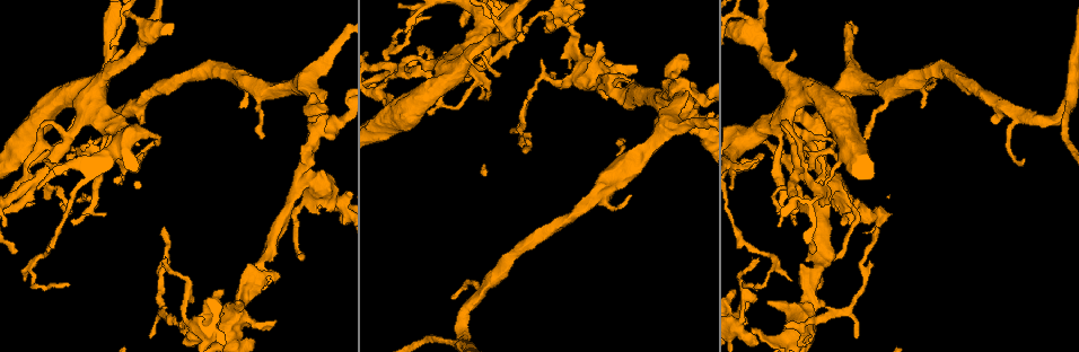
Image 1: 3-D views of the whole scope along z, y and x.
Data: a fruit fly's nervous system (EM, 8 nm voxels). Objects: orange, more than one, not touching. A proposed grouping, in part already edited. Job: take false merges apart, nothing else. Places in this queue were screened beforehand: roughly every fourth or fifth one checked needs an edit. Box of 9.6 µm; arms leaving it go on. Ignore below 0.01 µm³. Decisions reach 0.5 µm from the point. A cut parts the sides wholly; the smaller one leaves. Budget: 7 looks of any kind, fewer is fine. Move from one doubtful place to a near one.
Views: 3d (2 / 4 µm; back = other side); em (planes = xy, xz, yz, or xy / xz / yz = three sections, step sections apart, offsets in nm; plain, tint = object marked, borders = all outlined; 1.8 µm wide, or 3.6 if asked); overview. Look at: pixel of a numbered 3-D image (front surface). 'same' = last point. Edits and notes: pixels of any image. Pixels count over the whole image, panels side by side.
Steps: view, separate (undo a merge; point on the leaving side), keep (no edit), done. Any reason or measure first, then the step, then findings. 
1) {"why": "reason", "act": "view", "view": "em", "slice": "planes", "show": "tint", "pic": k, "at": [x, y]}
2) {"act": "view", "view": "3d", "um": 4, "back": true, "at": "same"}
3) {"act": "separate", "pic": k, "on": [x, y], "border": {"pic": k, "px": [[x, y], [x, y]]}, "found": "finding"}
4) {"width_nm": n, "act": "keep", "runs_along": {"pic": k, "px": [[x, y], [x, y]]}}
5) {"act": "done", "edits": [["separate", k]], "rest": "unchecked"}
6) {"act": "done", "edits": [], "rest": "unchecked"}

{"why": "narrows sharply", "act": "view", "view": "em", "slice": "xz", "step": 8, "show": "tint", "pic": 1, "at": [583, 65]}

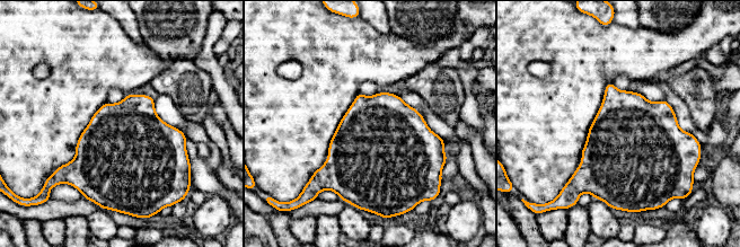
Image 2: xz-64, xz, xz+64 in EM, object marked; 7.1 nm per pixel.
{"act": "keep", "found": "one cell here"}

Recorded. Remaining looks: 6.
{"why": "two arms in line, one across", "act": "view", "view": "em", "slice": "planes", "show": "tint", "pic": 1, "at": [619, 93]}

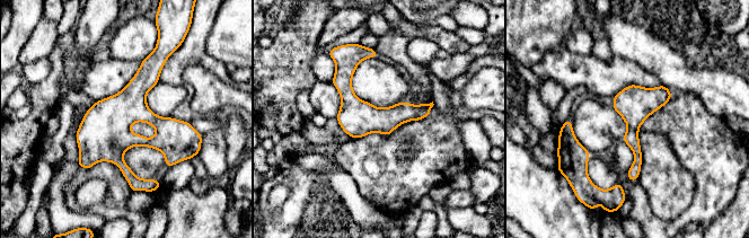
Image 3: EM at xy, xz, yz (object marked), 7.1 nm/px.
{"act": "keep", "found": "continuous, no second cell"}

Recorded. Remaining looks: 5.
{"why": "four or more arms meet", "act": "view", "view": "3d", "um": 4, "pic": 1, "at": [34, 186]}

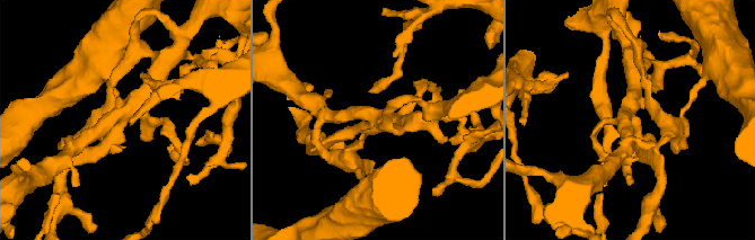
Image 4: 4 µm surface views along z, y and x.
{"act": "view", "view": "em", "slice": "yz", "step": 8, "show": "tint", "pic": 4, "at": [123, 115]}

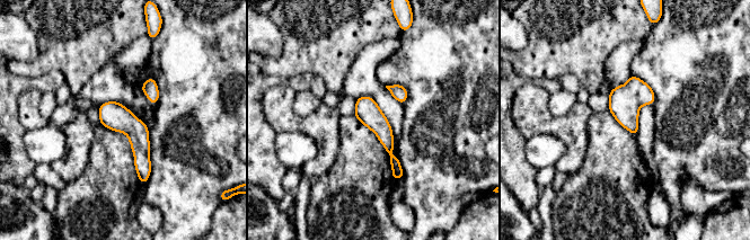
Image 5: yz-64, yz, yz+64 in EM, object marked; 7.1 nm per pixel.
{"act": "view", "view": "em", "slice": "planes", "show": "tint", "at": "same"}

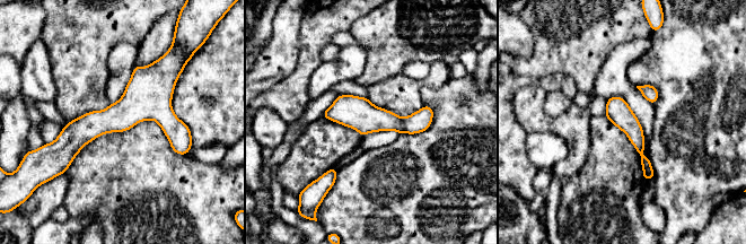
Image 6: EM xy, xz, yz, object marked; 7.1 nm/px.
{"width_nm": 180, "act": "keep", "runs_along": {"pic": 6, "px": [[185, 131], [126, 112], [56, 145]]}, "found": "continuous, no second cell"}

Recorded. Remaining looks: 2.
{"act": "done", "edits": [], "rest": "unchecked"}

